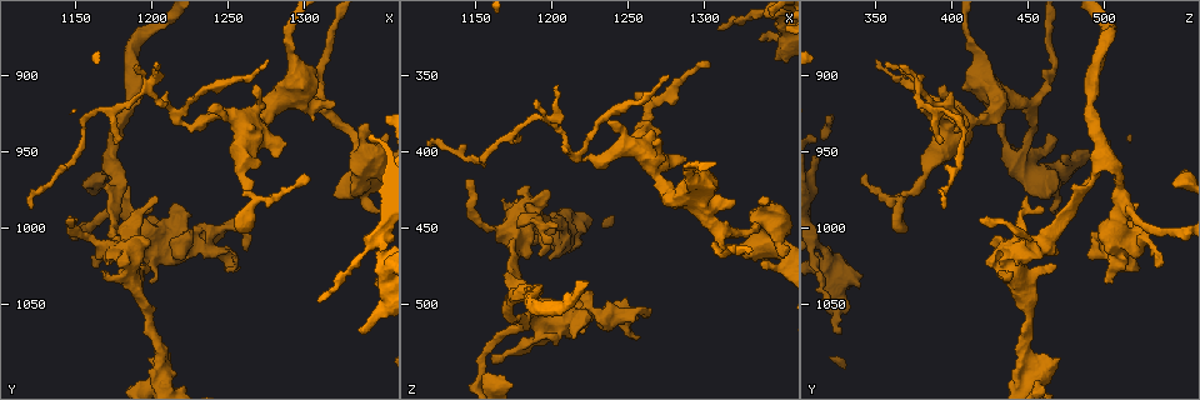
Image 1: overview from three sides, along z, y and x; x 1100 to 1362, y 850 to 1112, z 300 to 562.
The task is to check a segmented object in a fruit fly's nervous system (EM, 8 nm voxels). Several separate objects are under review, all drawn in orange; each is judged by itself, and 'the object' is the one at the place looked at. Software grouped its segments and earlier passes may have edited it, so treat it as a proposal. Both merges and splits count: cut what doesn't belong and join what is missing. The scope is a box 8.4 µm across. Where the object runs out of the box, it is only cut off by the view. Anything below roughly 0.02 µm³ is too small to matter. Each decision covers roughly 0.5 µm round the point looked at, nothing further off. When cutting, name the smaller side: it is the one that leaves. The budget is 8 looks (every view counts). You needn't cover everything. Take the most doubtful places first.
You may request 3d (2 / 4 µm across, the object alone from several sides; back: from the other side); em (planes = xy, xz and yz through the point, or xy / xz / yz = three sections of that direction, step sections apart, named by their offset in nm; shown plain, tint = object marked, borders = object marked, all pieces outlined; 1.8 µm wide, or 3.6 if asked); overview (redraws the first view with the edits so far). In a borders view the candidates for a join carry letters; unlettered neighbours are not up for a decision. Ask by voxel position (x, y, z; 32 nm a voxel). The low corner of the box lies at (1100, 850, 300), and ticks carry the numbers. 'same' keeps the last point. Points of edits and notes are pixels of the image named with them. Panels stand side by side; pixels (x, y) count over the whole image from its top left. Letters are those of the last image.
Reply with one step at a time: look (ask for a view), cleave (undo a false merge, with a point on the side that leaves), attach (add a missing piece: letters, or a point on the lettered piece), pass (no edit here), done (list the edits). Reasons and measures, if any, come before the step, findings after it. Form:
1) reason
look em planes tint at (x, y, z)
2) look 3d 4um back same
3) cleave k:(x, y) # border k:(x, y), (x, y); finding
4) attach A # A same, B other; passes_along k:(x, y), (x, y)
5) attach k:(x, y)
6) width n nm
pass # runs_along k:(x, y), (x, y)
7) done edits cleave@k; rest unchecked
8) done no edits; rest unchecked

an open end
look em xz step 4 tint at (1336, 1066, 328)

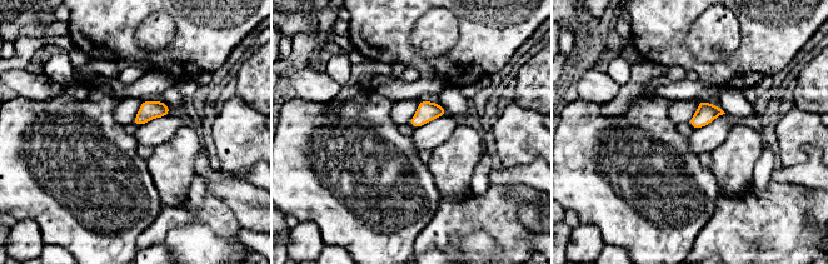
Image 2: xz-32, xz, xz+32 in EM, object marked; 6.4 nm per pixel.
cut it another way
look em planes borders same

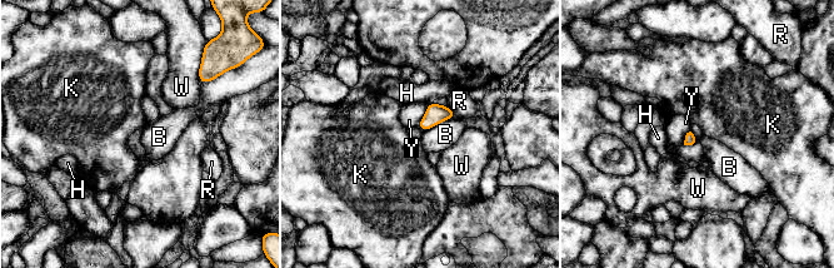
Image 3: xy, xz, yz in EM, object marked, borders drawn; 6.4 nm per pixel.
longest_contact B 240 nm
pass # B other, H other, K other, R other, W other, Y other; no lettered piece goes on from it

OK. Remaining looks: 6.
look em planes borders at (1192, 912, 376)

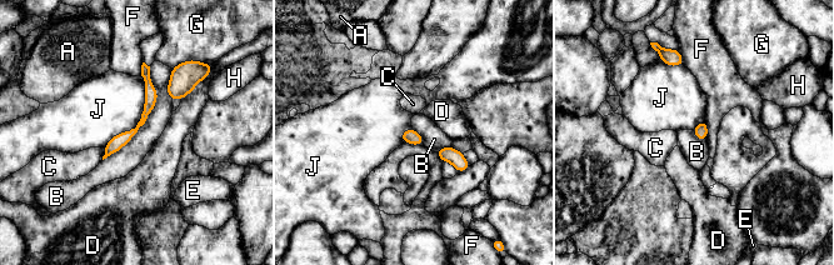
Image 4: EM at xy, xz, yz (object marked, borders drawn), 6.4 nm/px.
width 90 nm
pass # A other, B other, C other, D other, E other, F other, G other, H other, J other; runs_along 4:(144, 68), (144, 118), (108, 151); continuous, no second neuron

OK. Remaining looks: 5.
thick turns thin
look 3d 4um at (1310, 920, 450)

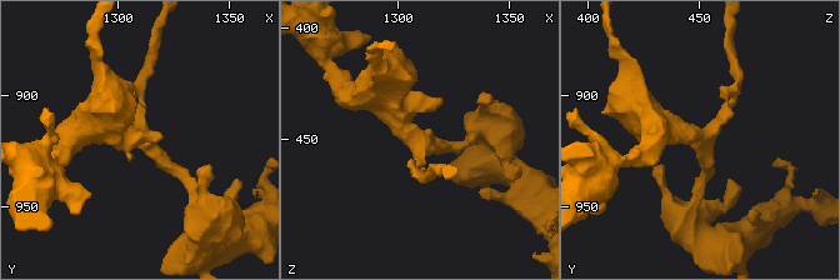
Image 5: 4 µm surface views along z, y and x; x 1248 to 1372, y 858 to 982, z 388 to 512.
arms 3
look em xz step 8 tint at (1311, 919, 452)

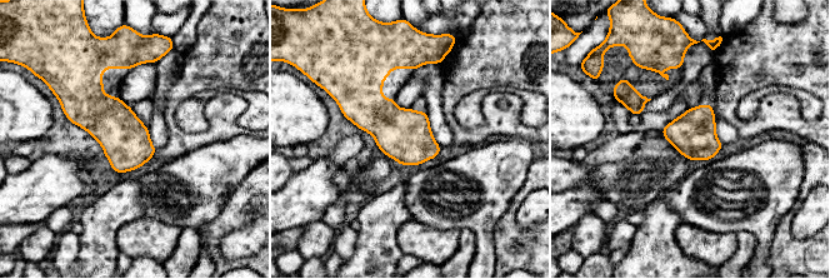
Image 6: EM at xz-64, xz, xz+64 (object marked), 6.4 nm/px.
look em planes borders same

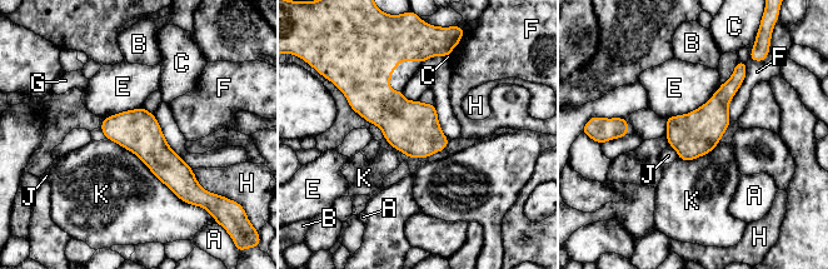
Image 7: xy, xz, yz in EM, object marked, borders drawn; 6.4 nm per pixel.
pass # A other, B other, C other, E other, F other, G other, H other, J other, K other; continuous, no second neuron

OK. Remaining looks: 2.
arms part here
look 3d 4um at (1238, 1010, 508)

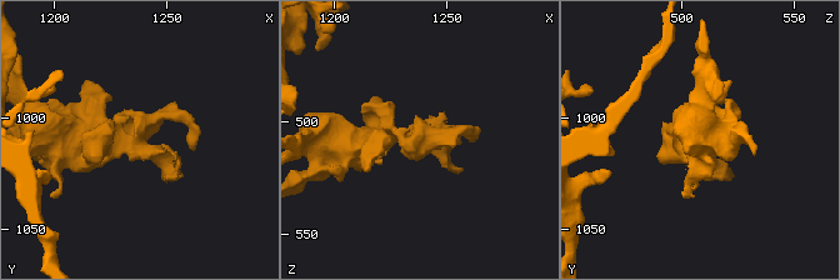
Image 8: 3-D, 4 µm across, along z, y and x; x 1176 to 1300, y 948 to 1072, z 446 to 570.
need the tissue
look em planes borders at (1237, 1010, 507)

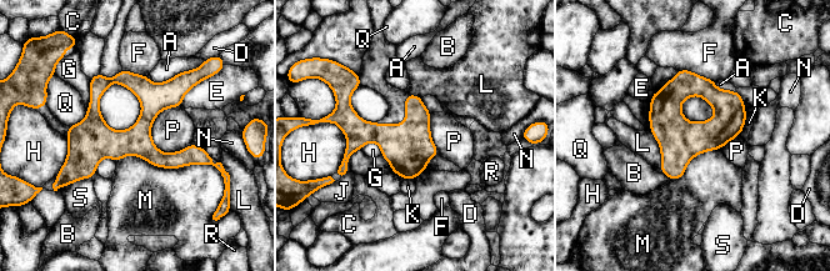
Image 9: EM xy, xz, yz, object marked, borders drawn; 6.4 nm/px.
width 190 nm
pass # A other, B other, C other, D other, E other, F other, G other, H other, J other, K other, L other, M other, N other, P other, Q other, R other, S other; runs_along 9:(206, 159), (94, 145), (66, 165); continuous, no second neuron

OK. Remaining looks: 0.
done no edits; rest unchecked

